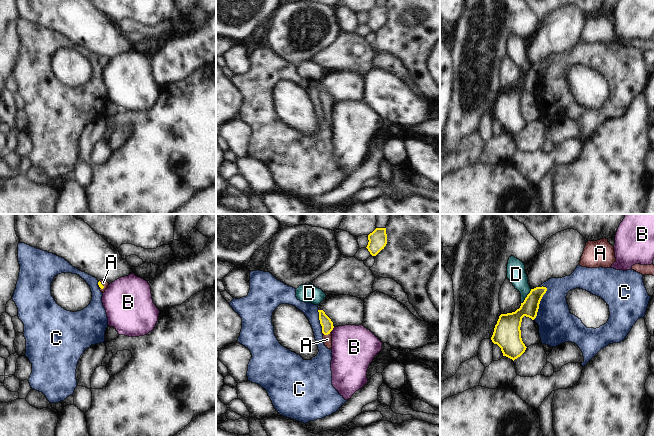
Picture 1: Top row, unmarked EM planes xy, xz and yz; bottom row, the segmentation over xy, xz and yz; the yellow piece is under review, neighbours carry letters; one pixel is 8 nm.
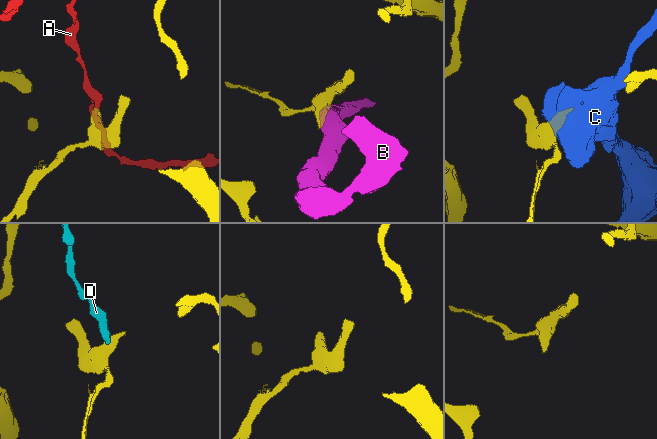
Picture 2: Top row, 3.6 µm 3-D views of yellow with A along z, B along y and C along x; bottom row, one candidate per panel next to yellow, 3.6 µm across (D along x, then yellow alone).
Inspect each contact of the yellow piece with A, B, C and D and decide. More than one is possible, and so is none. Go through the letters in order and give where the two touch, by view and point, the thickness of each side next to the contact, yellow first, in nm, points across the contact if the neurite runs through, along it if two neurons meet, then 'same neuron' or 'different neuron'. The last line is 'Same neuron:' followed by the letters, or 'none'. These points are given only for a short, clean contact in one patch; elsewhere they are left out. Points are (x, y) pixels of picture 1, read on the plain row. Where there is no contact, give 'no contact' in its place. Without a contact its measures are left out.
A: meets yellow in xz at (326, 110); 100 nm thick on the yellow side, 70 nm on the other; runs through xz (327, 101), (326, 110), (327, 115); same neuron
B: meets yellow in xz at (332, 105); 100 nm thick on the yellow side, 360 nm on the other; different neuron
C: meets yellow in yz at (539, 78); 140 nm thick on the yellow side, 300 nm on the other; border along yz (542, 61), (546, 68), (533, 95); different neuron
D: meets yellow in yz at (527, 72); 160 nm thick on the yellow side, 150 nm on the other; border along yz (531, 65), (521, 79); different neuron
Same neuron: A

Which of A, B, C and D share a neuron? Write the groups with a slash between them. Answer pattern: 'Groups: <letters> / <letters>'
Groups: A / B / C / D.

